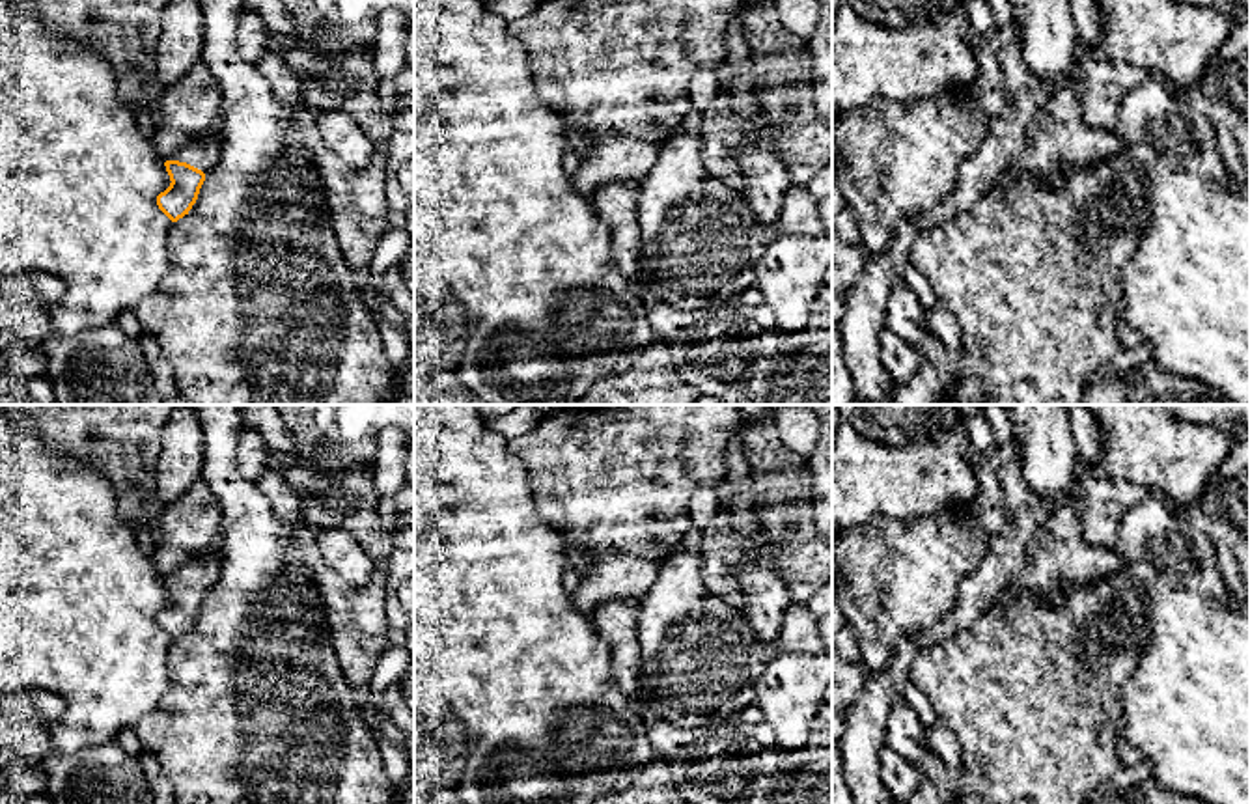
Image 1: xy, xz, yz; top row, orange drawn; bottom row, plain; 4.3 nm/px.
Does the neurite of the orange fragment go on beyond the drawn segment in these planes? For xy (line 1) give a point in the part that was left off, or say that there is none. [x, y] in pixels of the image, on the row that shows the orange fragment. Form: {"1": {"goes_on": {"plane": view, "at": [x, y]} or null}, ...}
{"1": {"goes_on": {"plane": "xy", "at": [202, 155]}}}

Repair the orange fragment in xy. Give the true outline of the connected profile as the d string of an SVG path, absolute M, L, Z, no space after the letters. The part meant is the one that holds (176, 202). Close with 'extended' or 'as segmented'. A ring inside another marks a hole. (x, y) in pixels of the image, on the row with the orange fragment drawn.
M215 123L205 140L188 144L164 159L172 183L157 196L157 205L172 222L188 215L196 203L205 175L218 160L220 140L220 125Z | extended

